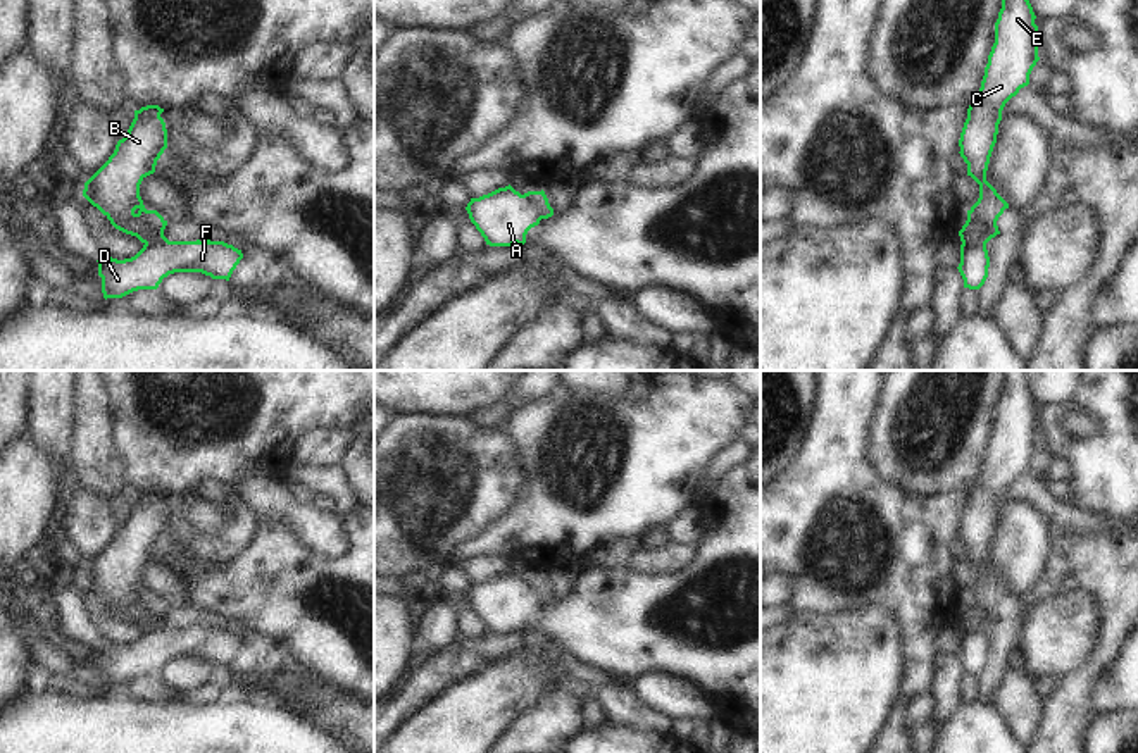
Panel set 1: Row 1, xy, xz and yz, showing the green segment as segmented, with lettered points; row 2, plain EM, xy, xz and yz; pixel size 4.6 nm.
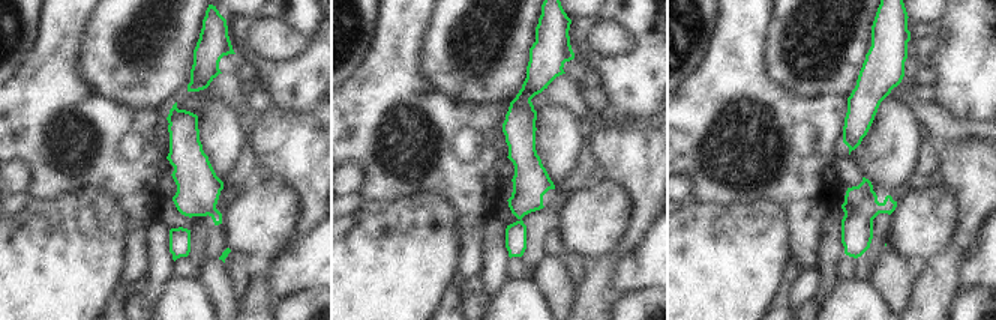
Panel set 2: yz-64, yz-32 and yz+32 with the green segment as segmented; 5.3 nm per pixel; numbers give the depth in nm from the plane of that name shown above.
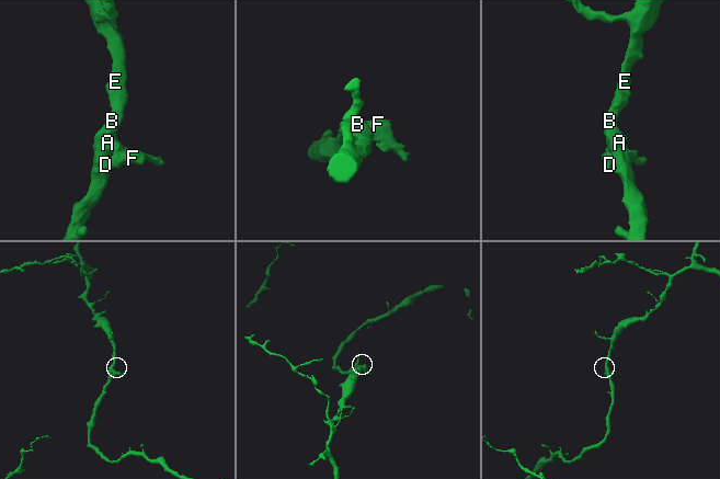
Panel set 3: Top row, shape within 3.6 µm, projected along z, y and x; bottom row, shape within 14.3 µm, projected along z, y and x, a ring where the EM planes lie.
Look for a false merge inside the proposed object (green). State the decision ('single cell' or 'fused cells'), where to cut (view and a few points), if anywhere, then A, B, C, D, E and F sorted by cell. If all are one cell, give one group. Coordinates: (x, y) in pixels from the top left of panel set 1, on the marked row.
fused cells; cut xy (145, 211), (145, 221), (154, 231), (147, 243); groups A B C E / D F

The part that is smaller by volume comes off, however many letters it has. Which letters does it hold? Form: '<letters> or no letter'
D, F

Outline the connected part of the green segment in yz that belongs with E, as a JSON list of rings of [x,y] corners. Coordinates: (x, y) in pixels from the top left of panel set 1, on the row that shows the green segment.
[[[1002,0],[1002,9],[995,22],[995,43],[988,55],[988,64],[985,67],[981,88],[978,91],[978,96],[967,109],[967,119],[964,122],[959,140],[959,153],[967,164],[967,176],[971,176],[979,184],[979,198],[971,207],[971,212],[976,214],[976,219],[972,222],[966,222],[959,231],[962,245],[978,241],[997,224],[1004,210],[1009,208],[1009,203],[986,181],[986,171],[993,146],[997,143],[1002,110],[1005,103],[1019,93],[1021,88],[1029,84],[1029,74],[1040,60],[1038,26],[1035,24],[1035,19],[1036,16],[1029,0]]]

